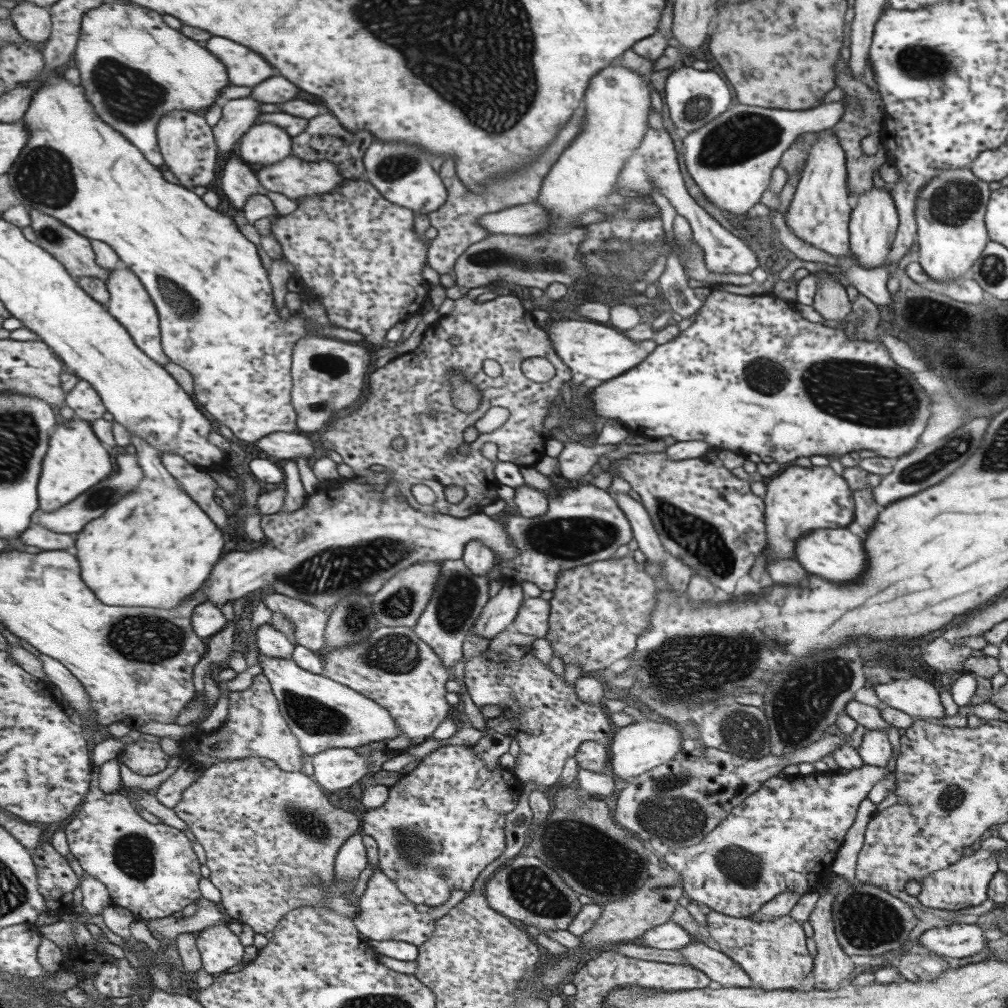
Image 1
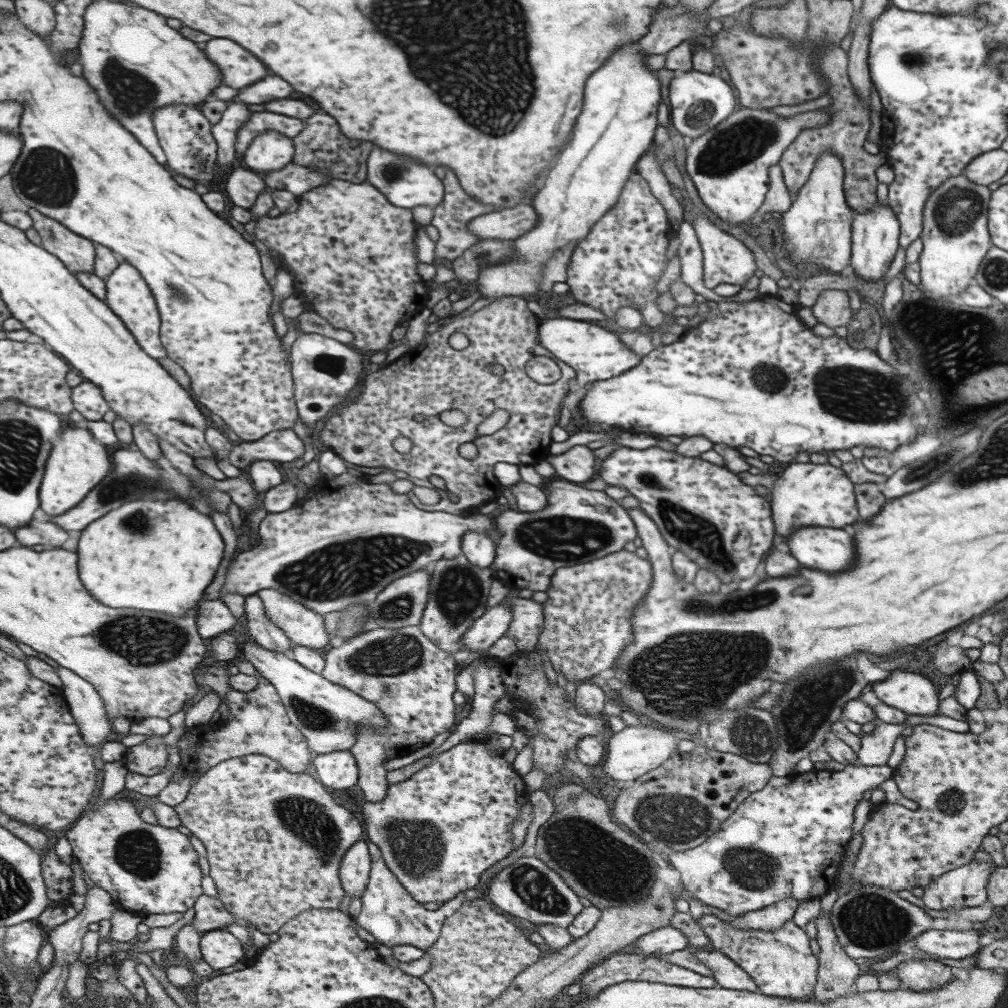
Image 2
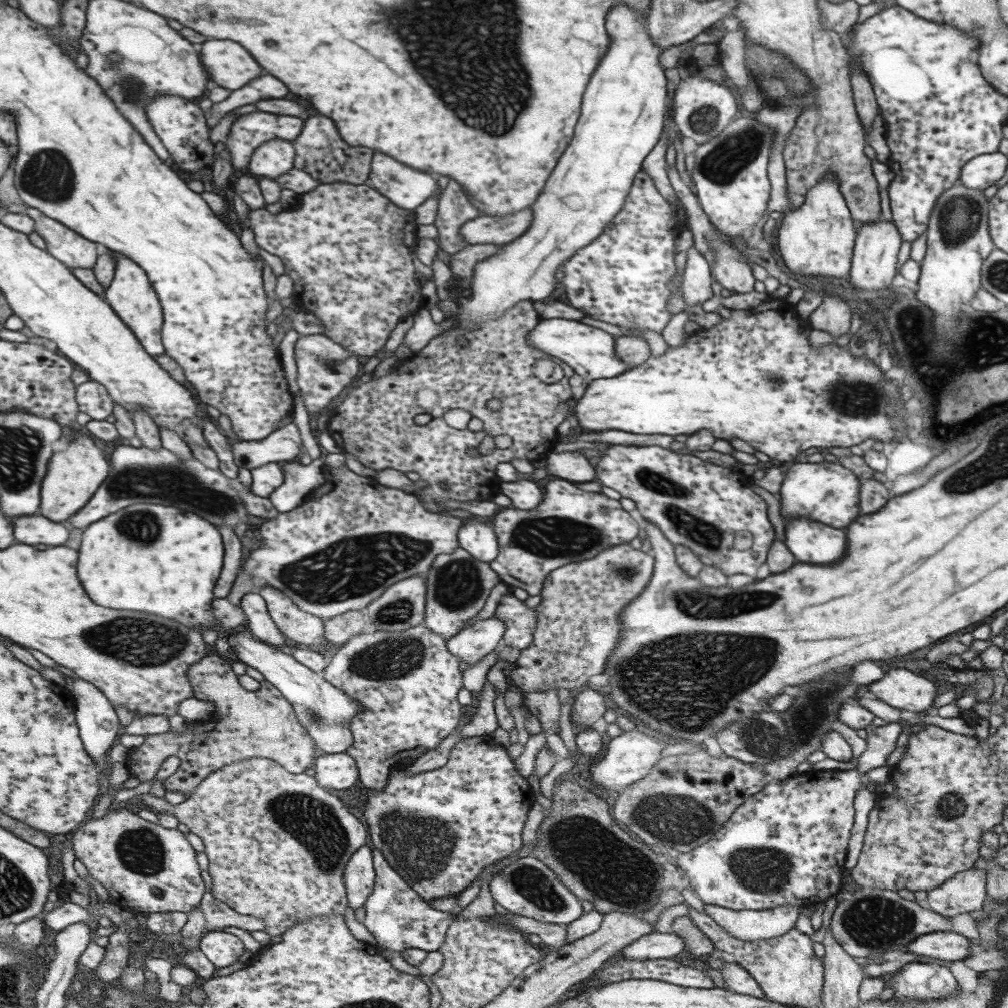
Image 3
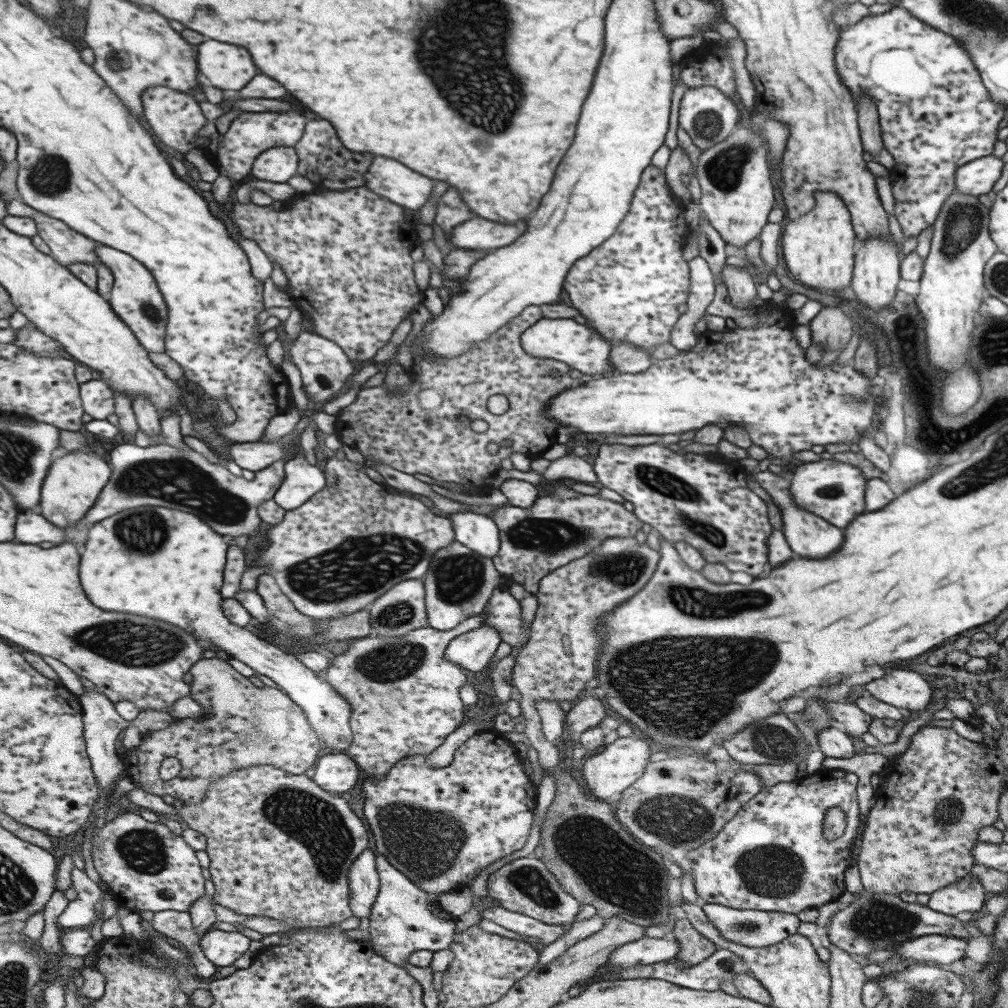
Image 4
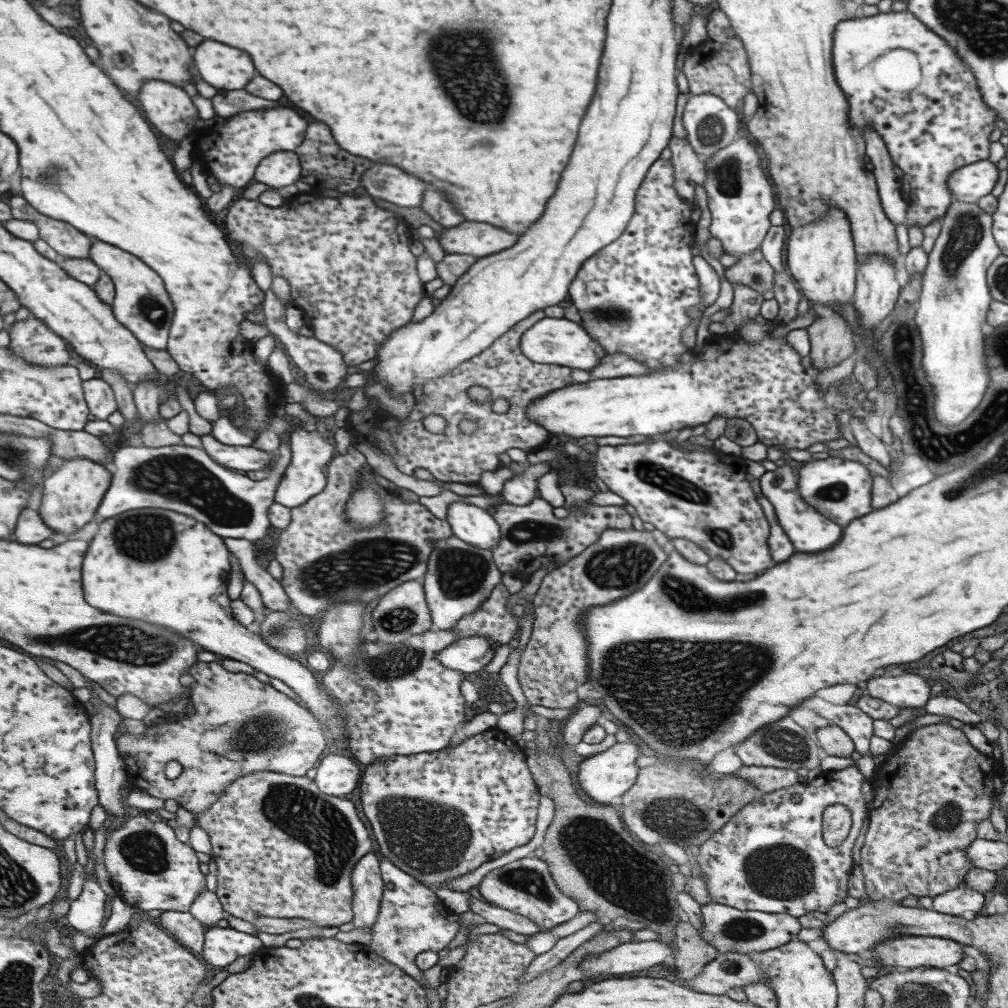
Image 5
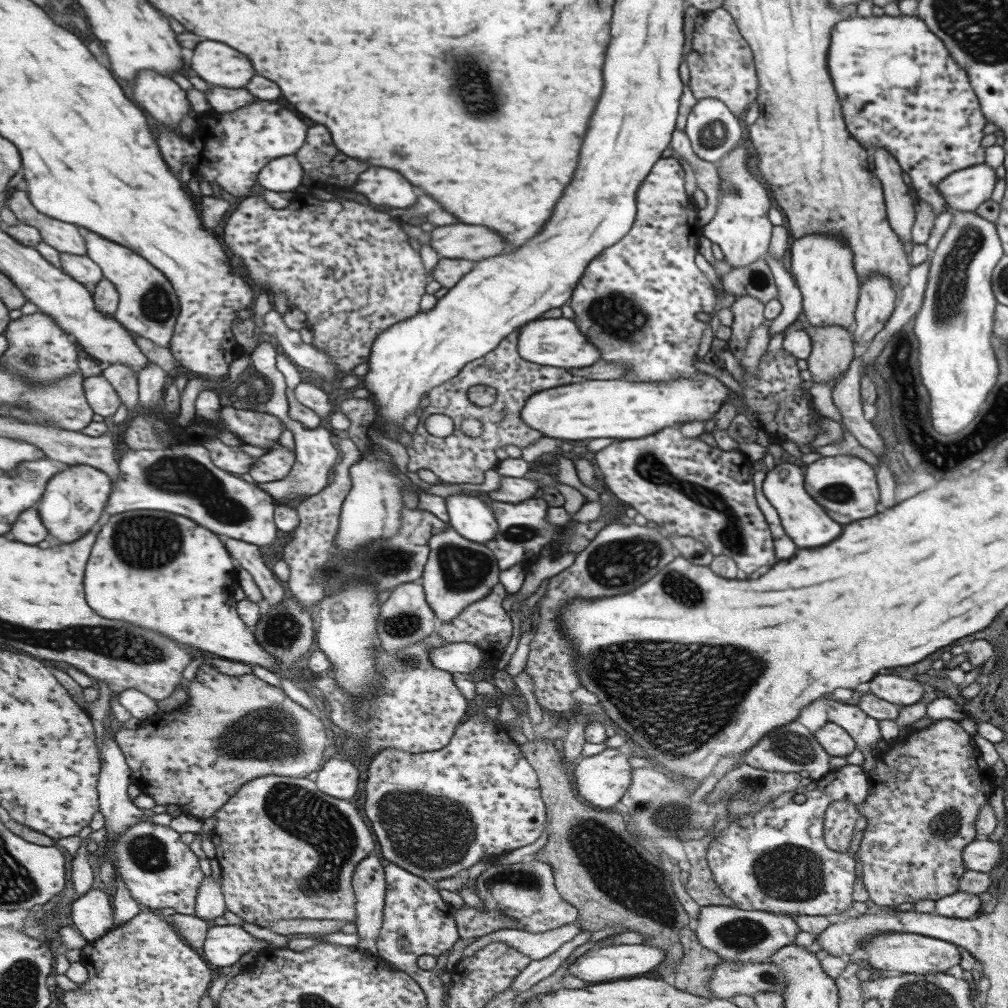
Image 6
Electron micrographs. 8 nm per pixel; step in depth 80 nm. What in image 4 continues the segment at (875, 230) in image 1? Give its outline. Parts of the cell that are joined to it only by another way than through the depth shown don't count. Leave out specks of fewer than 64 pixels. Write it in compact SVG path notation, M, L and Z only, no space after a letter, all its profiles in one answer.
M869 237L855 246L854 276L851 293L861 304L877 312L894 300L897 290L895 284L900 279L900 258L891 239Z

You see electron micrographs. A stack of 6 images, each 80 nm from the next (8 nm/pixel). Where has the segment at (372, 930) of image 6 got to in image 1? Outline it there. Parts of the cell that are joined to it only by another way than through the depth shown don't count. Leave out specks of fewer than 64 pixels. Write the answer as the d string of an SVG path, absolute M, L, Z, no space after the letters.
M354 834L336 854L336 876L345 882L357 882L369 863L364 834Z

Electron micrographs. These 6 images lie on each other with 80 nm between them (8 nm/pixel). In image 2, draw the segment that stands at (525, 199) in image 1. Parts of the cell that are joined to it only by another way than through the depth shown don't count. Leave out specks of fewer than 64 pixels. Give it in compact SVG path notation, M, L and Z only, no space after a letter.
M451 170L445 172L444 182L444 198L439 205L435 205L433 209L433 216L430 220L430 225L437 229L439 238L434 242L434 259L433 263L440 264L440 260L449 260L450 262L457 258L465 249L473 246L479 239L469 232L468 225L476 217L494 210L490 204L475 204L475 199L472 196L467 196L467 192L463 188L459 188L459 180L451 174Z

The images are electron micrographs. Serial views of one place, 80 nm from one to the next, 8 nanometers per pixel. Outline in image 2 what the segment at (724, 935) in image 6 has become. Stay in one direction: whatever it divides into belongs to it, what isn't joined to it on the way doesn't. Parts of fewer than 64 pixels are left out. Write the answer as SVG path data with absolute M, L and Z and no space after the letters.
M784 898L781 901L777 901L776 904L766 906L764 909L756 911L749 911L743 915L730 915L724 910L703 905L703 915L716 915L720 920L728 922L733 928L740 928L740 930L764 930L769 932L770 930L777 930L782 928L787 922L791 920L793 912L797 908L797 900L792 898Z

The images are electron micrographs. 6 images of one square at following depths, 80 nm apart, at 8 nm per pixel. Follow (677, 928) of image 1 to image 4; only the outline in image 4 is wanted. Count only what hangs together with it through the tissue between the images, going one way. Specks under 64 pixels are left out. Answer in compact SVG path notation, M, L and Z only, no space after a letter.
M643 936L613 950L606 965L617 969L637 964L647 965L663 961L674 961L677 951L678 944L675 936L662 938Z

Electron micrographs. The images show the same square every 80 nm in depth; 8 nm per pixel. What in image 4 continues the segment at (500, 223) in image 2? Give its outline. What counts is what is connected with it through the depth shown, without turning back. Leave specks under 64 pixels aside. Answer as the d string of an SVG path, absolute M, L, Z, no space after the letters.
M483 218L469 219L452 230L448 240L453 248L465 250L495 251L515 241L526 230L526 222L512 222L511 225L489 222Z

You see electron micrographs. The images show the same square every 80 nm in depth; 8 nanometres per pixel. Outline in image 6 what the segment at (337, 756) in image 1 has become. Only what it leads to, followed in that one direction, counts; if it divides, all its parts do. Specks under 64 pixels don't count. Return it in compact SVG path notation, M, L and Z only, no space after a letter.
M331 758L318 771L316 783L329 796L350 800L359 792L361 770L348 758Z

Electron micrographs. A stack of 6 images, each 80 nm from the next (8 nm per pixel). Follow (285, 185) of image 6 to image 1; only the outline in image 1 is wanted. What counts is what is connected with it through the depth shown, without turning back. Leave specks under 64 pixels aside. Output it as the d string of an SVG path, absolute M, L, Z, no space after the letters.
M257 124L239 142L237 154L253 168L282 162L293 152L293 137L285 128Z

